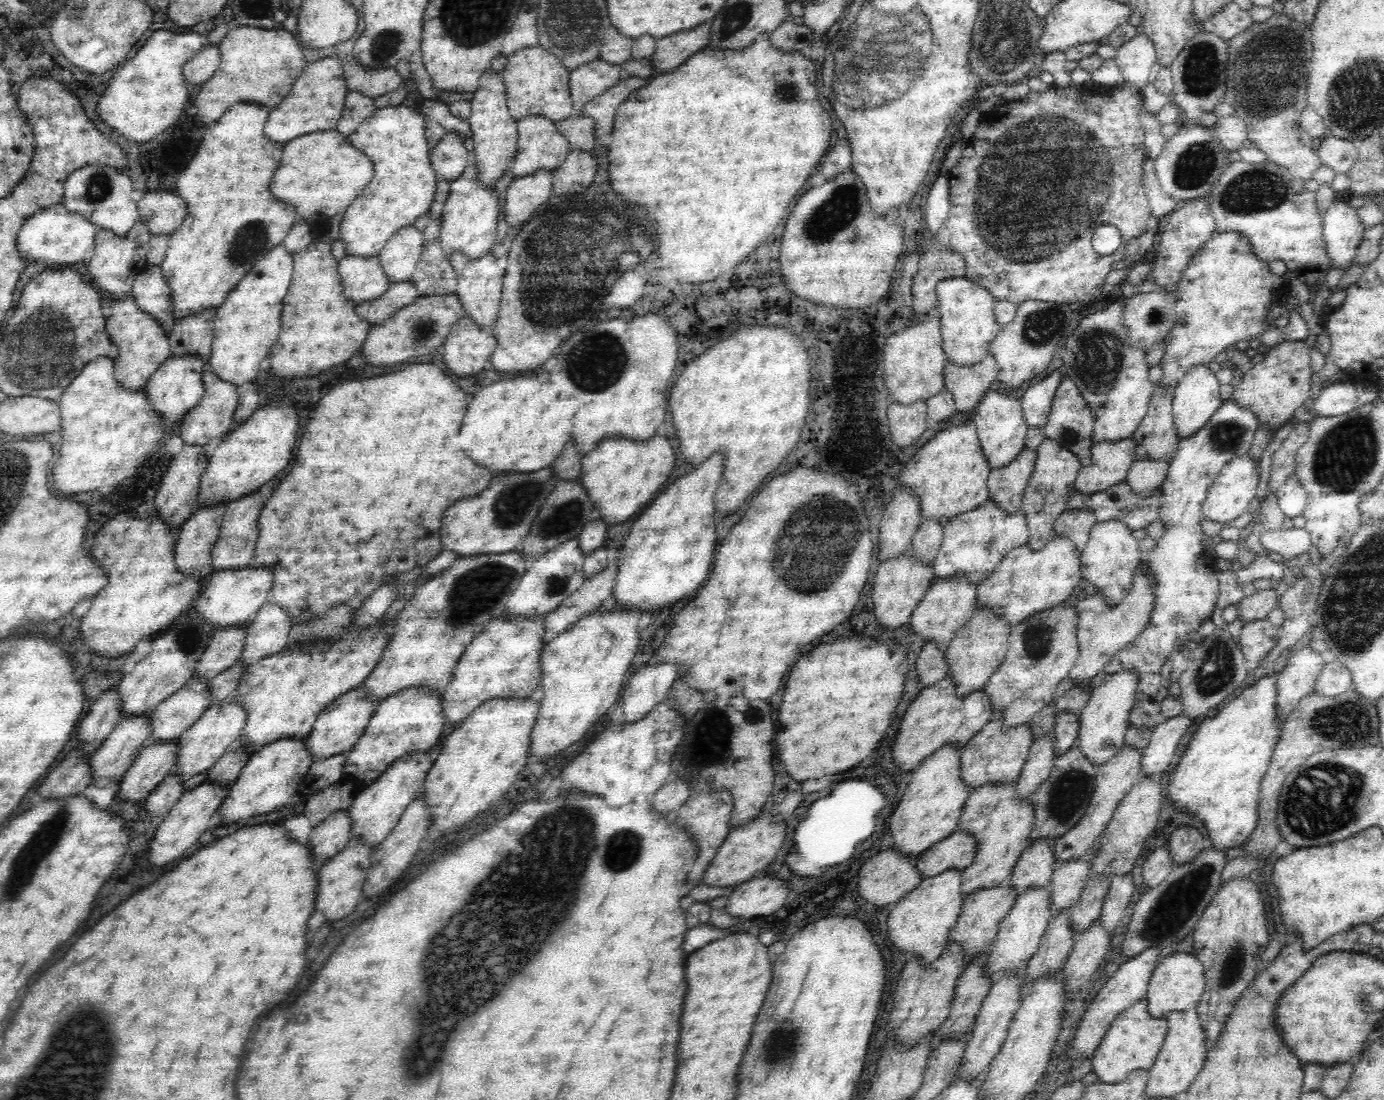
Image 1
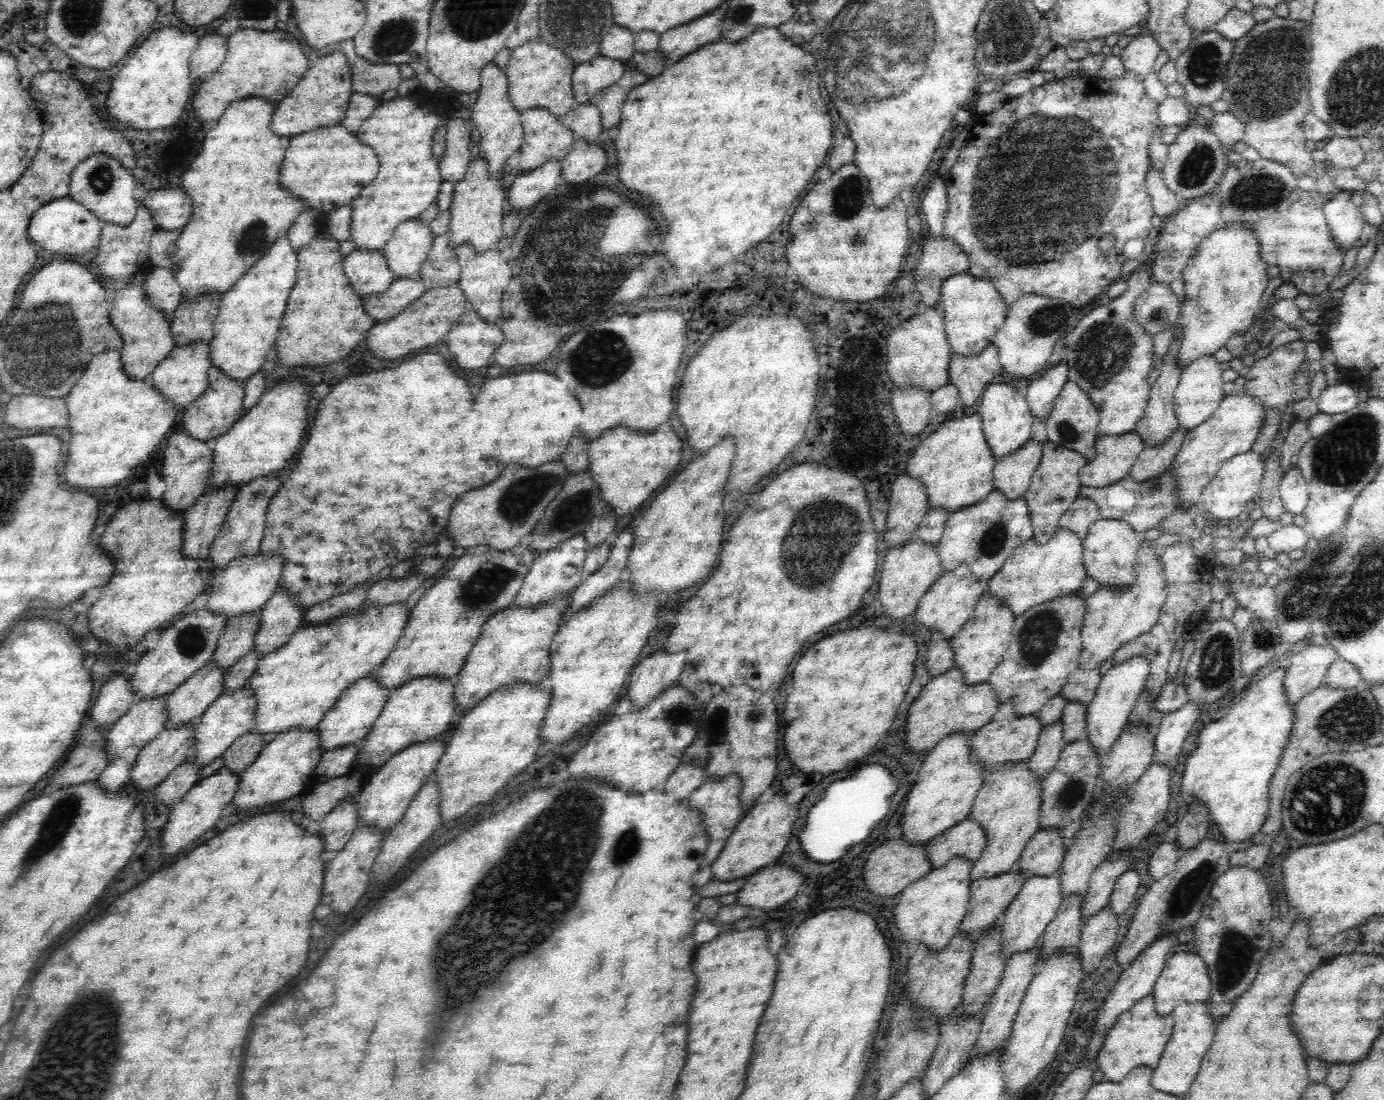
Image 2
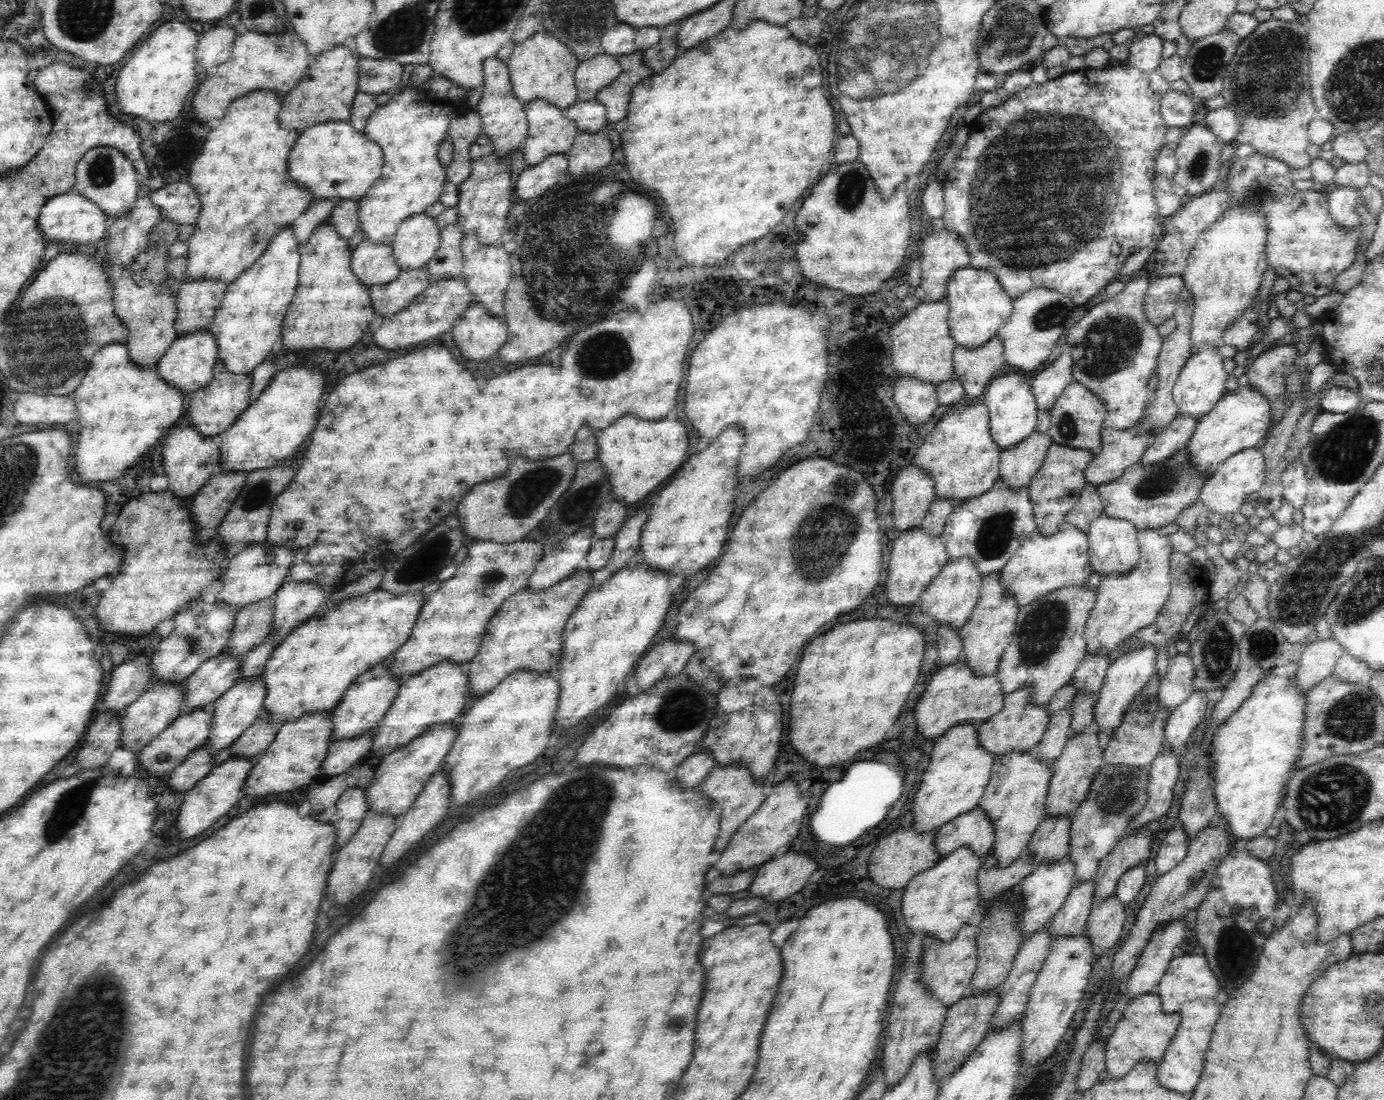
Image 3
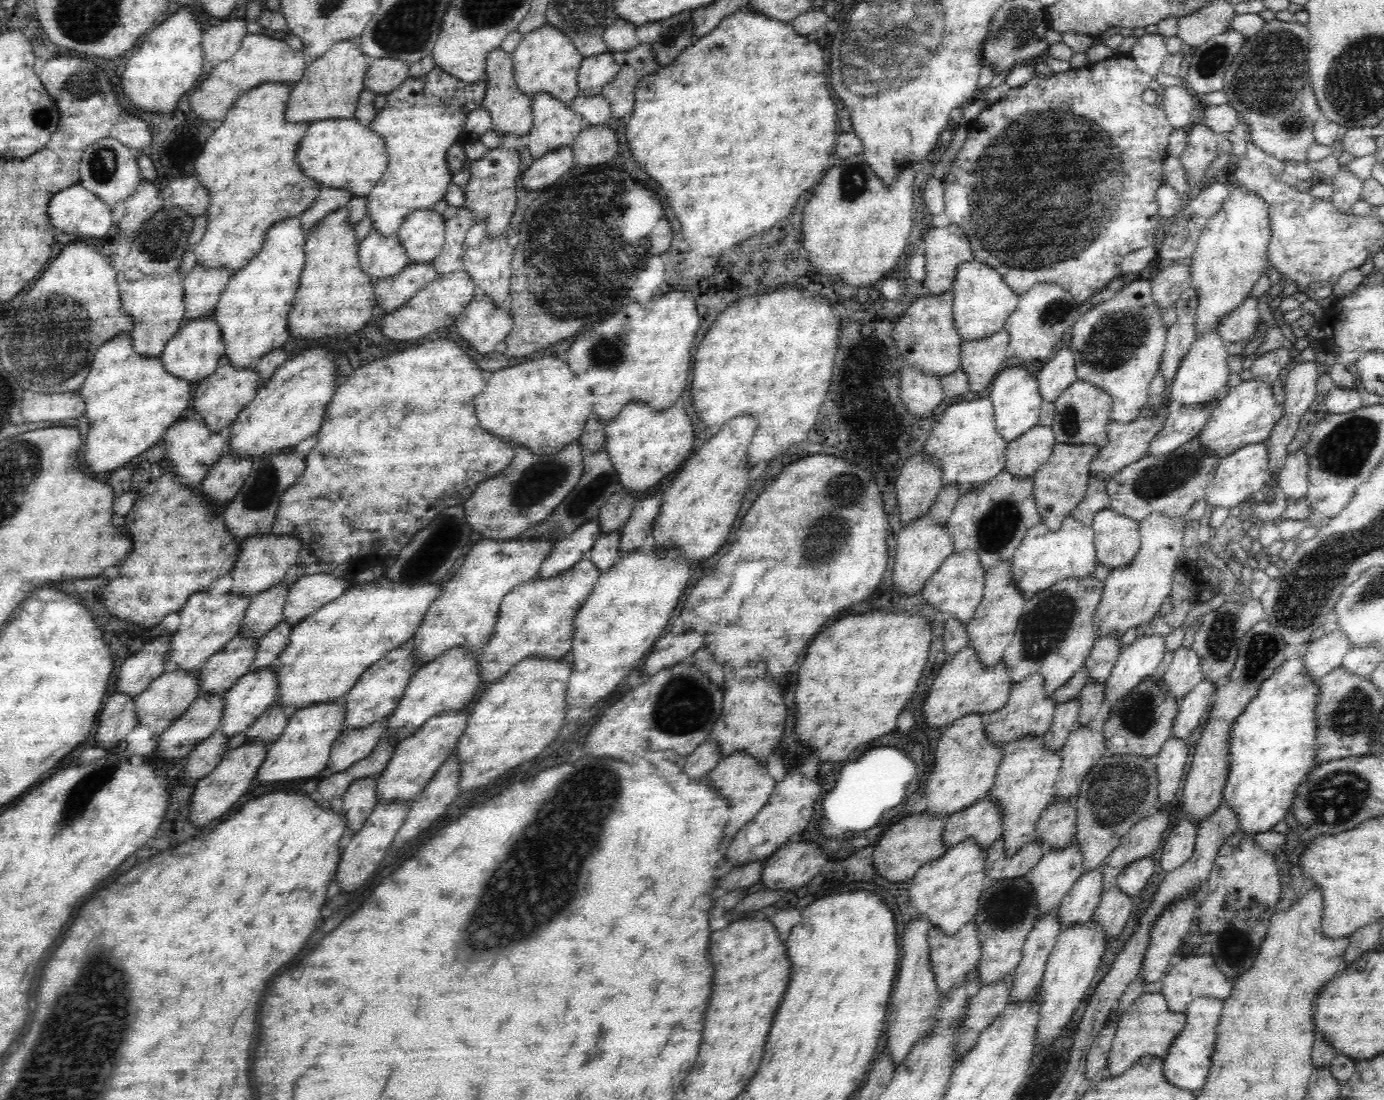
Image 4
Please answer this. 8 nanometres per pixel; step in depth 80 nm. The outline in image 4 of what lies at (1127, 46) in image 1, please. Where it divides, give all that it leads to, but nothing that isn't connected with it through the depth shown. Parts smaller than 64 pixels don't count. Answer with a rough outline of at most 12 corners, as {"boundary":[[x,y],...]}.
{"boundary":[[1159,33],[1138,39],[1129,56],[1155,77],[1169,54]]}

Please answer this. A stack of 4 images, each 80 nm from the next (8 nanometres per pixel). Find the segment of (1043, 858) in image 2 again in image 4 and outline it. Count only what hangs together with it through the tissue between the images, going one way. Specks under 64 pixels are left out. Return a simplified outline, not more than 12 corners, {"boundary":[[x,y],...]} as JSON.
{"boundary":[[1052,798],[1036,825],[1046,851],[1066,848],[1077,831],[1077,810]]}

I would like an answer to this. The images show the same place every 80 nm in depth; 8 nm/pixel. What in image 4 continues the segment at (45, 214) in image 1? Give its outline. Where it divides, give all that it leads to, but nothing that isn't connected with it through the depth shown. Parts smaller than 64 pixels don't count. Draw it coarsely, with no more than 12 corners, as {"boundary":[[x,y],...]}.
{"boundary":[[81,183],[57,192],[47,216],[58,232],[105,238],[112,207]]}

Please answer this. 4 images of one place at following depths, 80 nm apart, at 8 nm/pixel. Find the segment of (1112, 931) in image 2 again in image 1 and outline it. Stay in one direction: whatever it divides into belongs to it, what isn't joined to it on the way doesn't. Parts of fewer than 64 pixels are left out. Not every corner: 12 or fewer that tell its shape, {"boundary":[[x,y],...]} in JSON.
{"boundary":[[1100,918],[1078,934],[1061,968],[1068,1000],[1099,969],[1113,933]]}

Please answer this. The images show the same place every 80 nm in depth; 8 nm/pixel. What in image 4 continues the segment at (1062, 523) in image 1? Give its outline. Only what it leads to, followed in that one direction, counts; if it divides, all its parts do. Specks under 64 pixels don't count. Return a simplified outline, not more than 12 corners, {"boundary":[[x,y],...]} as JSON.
{"boundary":[[1090,478],[1084,498],[1071,513],[1091,526],[1110,507],[1108,481]]}

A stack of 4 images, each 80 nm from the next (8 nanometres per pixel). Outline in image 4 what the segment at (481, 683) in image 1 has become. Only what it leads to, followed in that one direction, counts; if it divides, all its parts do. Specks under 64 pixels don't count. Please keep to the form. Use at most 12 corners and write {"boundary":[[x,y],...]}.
{"boundary":[[586,554],[500,603],[483,688],[526,656],[560,659],[600,571]]}

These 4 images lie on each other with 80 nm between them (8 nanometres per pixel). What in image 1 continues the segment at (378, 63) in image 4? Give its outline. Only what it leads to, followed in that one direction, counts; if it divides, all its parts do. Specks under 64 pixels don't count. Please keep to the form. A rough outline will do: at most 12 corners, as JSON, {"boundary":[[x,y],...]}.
{"boundary":[[350,39],[310,52],[310,61],[324,56],[341,60],[350,91],[372,99],[404,82],[395,67],[362,67]]}

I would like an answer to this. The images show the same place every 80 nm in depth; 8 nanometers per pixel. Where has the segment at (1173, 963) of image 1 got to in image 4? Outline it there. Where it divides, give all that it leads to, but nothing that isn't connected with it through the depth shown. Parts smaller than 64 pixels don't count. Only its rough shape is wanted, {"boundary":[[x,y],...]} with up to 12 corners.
{"boundary":[[1211,955],[1175,960],[1161,979],[1170,1012],[1226,1001],[1235,982]]}

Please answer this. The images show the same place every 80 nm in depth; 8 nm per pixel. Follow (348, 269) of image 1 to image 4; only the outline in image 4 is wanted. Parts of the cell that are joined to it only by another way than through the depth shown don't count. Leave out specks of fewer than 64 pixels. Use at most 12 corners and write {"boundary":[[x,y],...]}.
{"boundary":[[372,230],[357,252],[374,281],[409,264],[404,245]]}

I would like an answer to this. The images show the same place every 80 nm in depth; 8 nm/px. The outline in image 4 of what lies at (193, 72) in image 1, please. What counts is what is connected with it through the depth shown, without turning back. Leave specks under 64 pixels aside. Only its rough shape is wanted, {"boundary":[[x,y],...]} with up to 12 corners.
{"boundary":[[244,18],[223,20],[204,33],[204,62],[232,58],[246,36]]}

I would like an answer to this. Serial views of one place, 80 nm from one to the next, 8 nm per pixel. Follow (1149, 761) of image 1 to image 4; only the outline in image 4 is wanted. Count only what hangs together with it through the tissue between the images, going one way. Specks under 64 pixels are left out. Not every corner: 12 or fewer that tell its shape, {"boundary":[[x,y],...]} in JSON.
{"boundary":[[1203,678],[1179,700],[1172,735],[1186,738],[1208,712],[1217,684]]}

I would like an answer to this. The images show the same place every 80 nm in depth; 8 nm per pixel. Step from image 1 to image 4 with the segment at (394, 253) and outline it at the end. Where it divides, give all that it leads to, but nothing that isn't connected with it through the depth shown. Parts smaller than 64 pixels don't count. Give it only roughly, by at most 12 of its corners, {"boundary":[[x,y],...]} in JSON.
{"boundary":[[418,208],[396,237],[410,261],[433,261],[445,244],[442,212]]}

